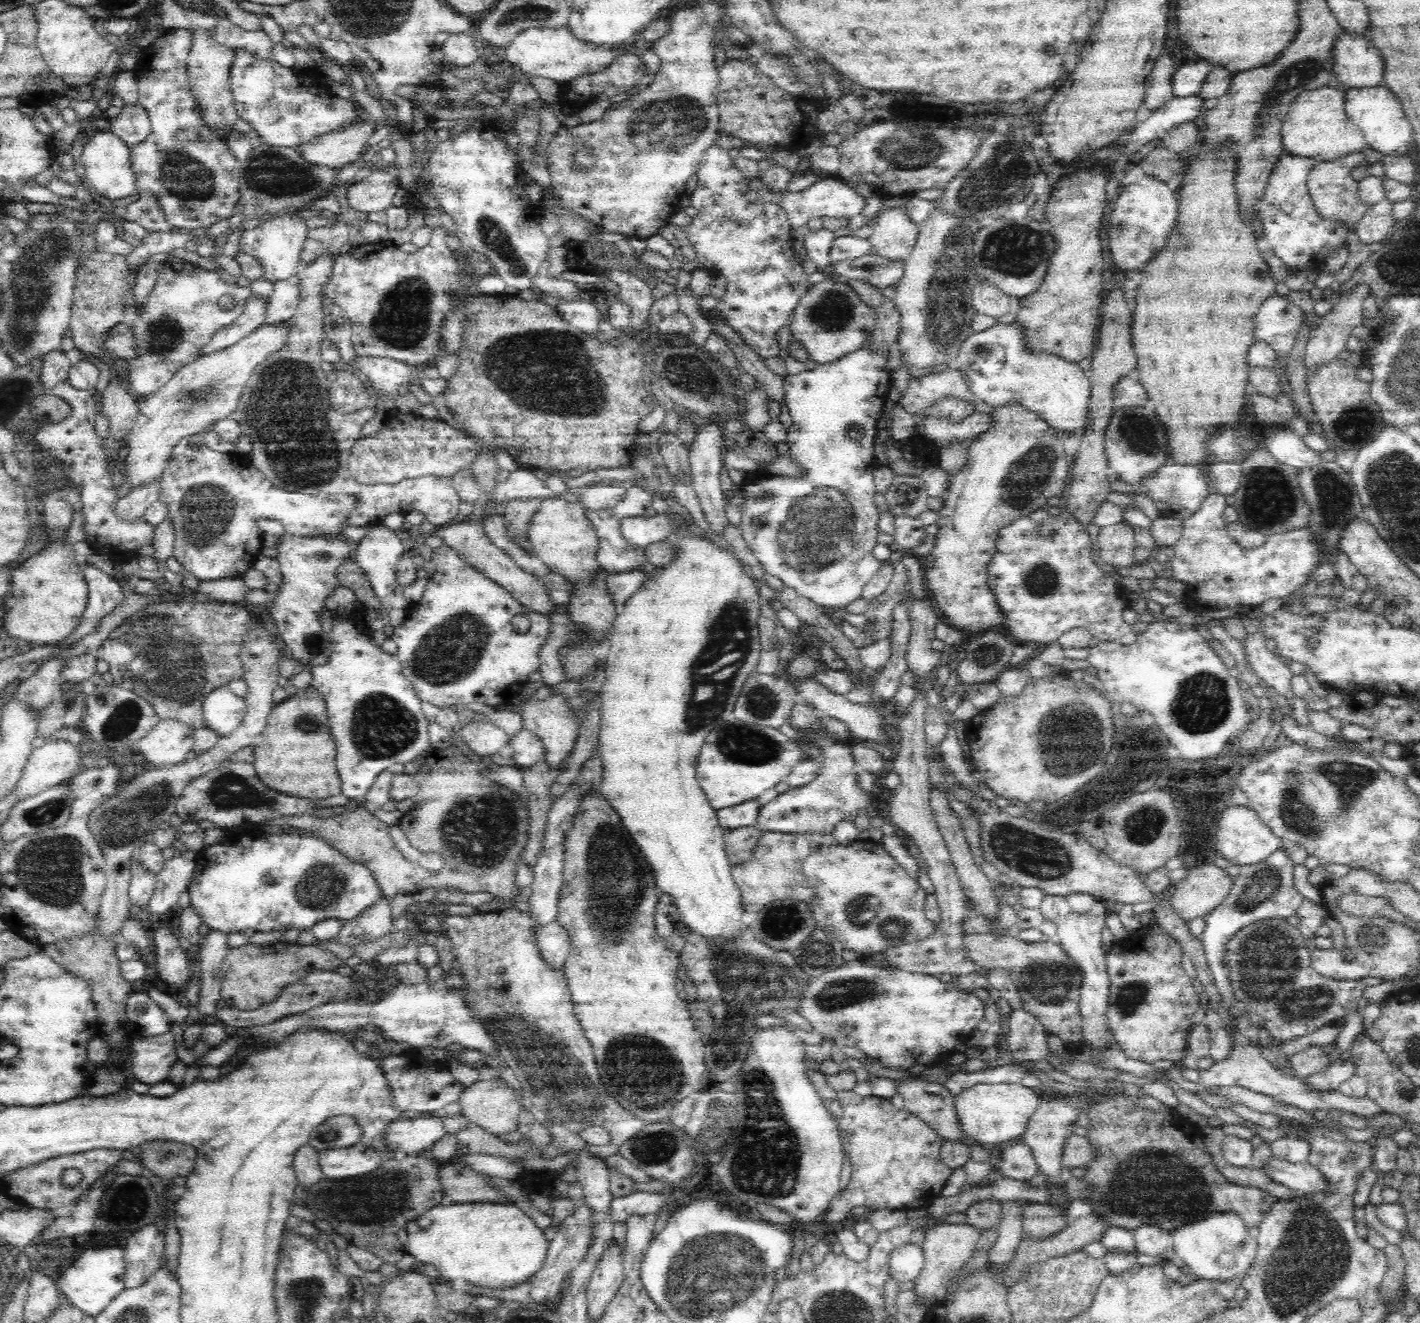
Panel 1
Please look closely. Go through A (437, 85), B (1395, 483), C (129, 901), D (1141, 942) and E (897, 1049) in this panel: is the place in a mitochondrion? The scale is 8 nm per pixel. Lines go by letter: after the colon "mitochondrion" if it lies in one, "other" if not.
A: other
B: mitochondrion
C: other
D: other
E: other

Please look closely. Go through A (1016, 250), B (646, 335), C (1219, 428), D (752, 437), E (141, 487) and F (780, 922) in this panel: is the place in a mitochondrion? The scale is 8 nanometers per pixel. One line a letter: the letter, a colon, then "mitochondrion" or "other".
A: mitochondrion
B: other
C: other
D: other
E: other
F: mitochondrion

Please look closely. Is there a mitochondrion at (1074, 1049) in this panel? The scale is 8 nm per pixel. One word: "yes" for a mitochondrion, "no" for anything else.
no

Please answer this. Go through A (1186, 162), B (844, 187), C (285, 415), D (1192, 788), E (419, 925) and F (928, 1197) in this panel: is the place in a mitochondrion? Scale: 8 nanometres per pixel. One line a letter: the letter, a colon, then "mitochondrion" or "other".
A: other
B: other
C: mitochondrion
D: other
E: other
F: other

